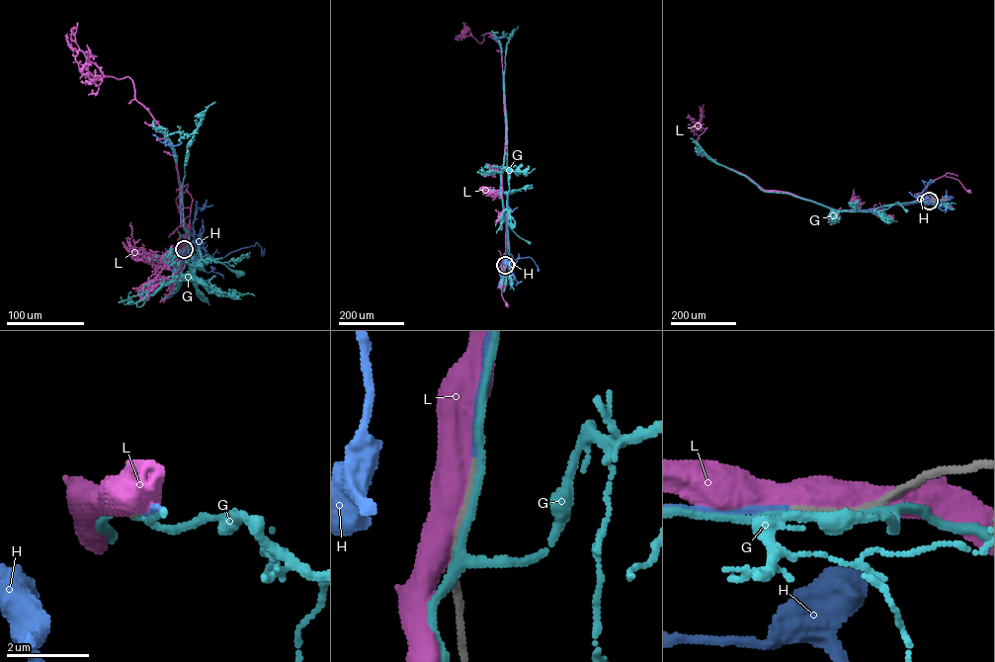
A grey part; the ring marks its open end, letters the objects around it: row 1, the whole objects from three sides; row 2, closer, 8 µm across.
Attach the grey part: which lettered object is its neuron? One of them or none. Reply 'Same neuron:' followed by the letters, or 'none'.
Same neuron: H

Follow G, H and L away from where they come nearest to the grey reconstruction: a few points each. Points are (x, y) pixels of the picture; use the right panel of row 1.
G: (930, 201), (890, 205), (874, 211), (896, 203), (906, 210)
H: (929, 201), (924, 206), (921, 200), (928, 198), (934, 202)
L: (930, 201), (923, 199), (927, 187), (945, 175), (958, 180), (969, 191)

